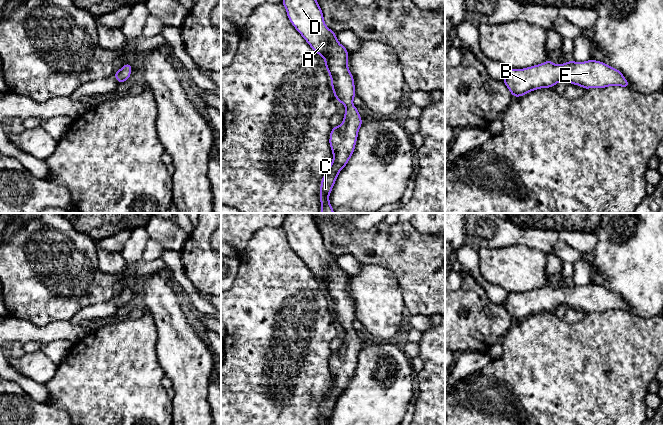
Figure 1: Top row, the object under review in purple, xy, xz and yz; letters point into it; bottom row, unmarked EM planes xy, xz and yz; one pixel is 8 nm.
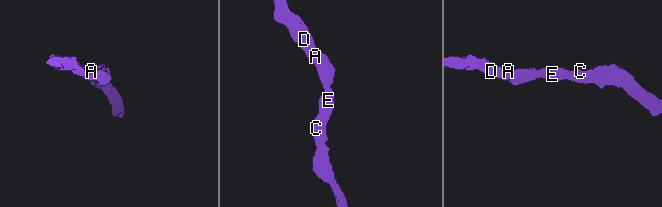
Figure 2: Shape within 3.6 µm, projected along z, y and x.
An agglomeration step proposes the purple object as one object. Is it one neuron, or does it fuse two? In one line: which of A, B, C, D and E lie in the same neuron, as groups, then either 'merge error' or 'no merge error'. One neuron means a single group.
A B C D E | no merge error

